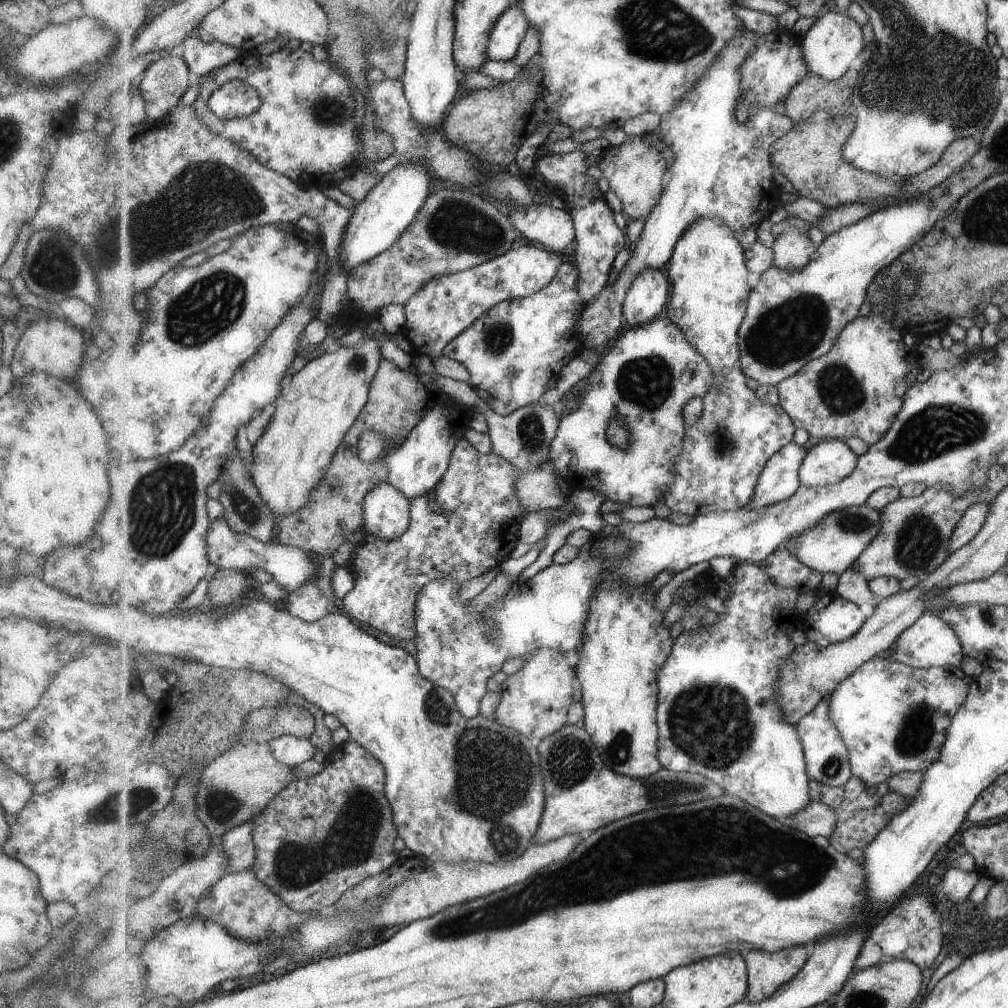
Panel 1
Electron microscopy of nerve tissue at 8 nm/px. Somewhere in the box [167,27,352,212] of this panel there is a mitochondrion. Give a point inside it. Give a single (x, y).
(328, 107)

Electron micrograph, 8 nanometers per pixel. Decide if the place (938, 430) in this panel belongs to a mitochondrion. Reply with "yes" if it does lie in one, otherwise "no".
yes

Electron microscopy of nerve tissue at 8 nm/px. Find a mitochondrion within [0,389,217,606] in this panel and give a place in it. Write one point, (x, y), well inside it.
(161, 506)

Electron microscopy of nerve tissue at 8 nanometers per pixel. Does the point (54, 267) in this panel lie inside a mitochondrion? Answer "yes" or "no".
yes

